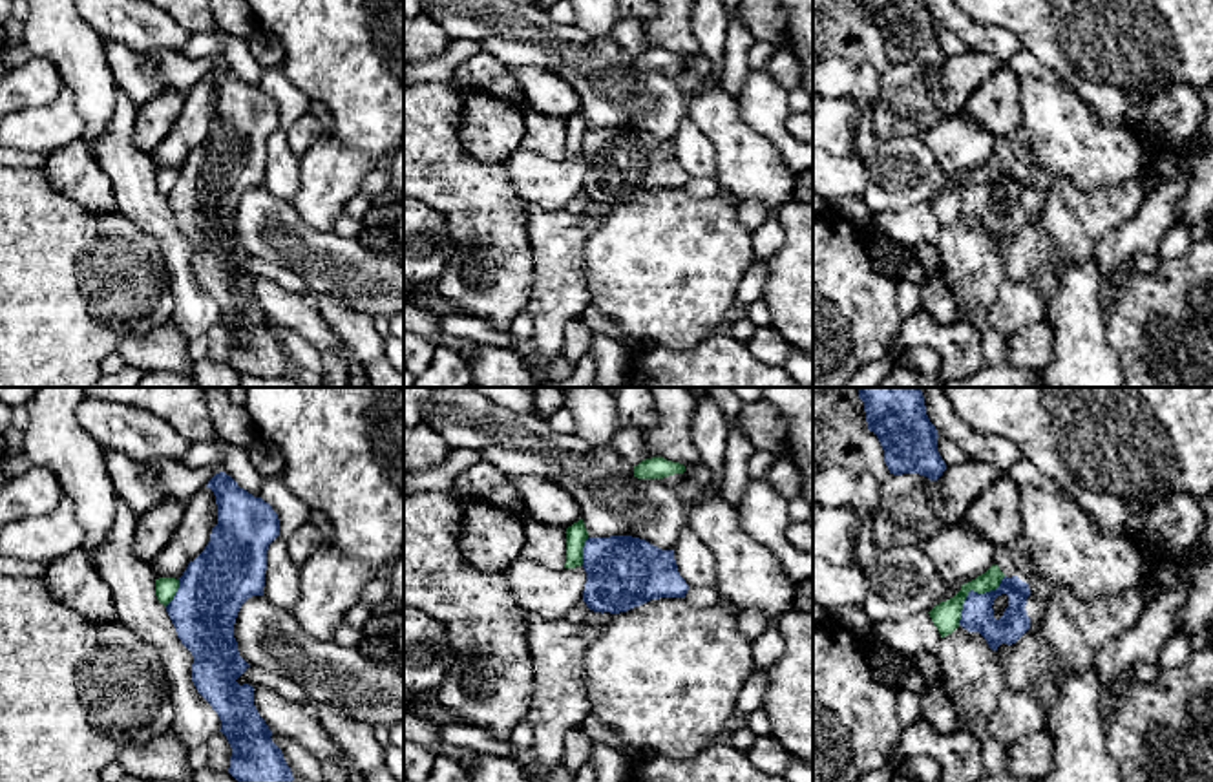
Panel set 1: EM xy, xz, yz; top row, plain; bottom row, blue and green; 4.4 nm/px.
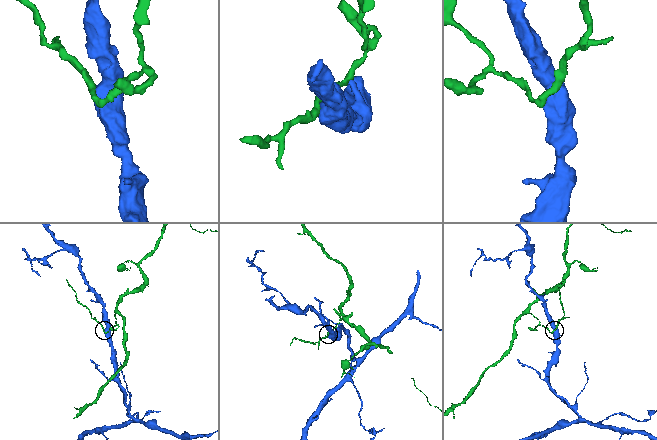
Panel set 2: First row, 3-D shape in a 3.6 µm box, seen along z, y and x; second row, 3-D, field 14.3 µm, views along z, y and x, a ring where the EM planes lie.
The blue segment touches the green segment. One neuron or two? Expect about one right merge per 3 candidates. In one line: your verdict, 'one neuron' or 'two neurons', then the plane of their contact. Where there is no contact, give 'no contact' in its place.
two neurons; meets blue in yz

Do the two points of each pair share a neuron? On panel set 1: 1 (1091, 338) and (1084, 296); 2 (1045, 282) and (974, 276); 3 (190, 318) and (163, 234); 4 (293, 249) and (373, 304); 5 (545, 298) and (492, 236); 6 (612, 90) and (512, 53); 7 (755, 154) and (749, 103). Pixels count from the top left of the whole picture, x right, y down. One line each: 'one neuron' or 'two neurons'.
1: one neuron
2: two neurons
3: one neuron
4: one neuron
5: two neurons
6: one neuron
7: two neurons

